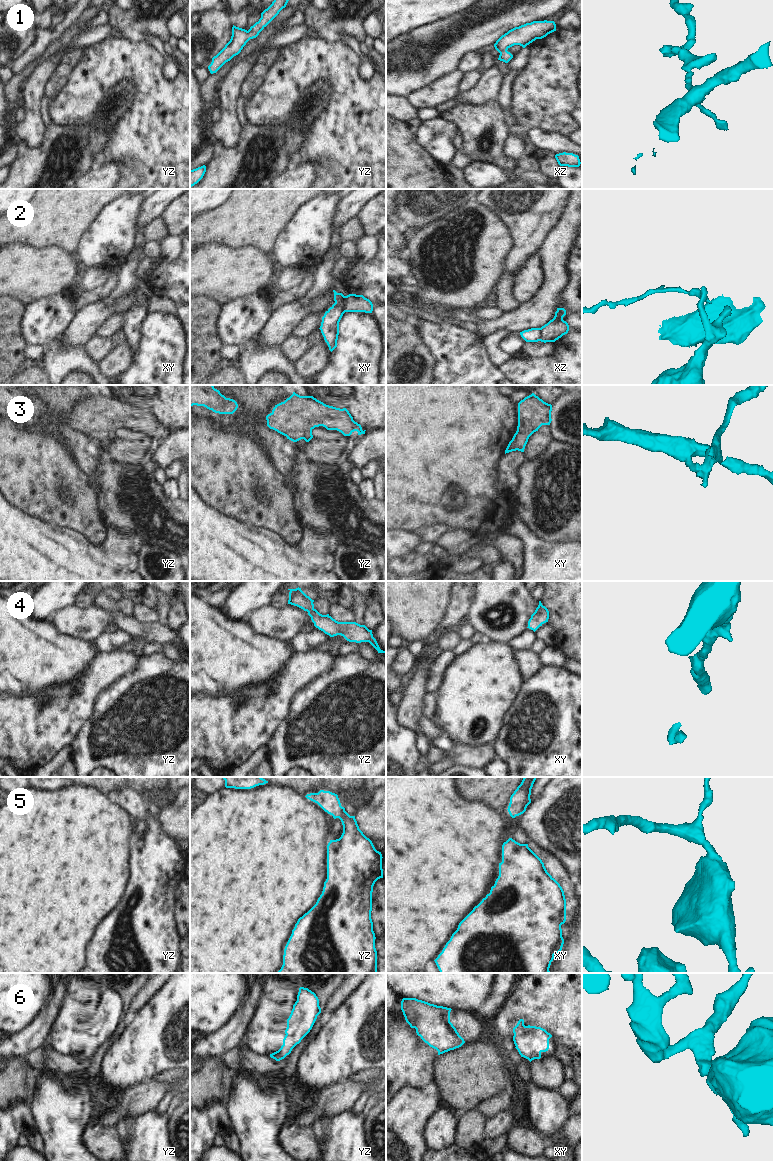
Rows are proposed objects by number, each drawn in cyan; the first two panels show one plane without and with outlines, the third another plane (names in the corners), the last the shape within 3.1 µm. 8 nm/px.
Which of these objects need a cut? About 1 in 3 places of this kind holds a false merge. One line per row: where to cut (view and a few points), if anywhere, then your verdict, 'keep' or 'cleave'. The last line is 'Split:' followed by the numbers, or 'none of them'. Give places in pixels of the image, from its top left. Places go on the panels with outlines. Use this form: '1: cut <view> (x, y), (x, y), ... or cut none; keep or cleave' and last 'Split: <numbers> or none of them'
1: cut none; keep
2: cut xy (345, 296), (344, 311); cleave
3: cut xy (517, 429), (533, 432); cleave
4: cut none; keep
5: cut none; keep
6: cut none; keep
Split: 2, 3

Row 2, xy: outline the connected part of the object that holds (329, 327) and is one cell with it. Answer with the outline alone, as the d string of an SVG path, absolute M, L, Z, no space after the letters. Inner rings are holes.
M335 290L333 292L335 303L325 312L319 328L331 352L337 347L339 322L345 313L345 296L342 293L337 293Z

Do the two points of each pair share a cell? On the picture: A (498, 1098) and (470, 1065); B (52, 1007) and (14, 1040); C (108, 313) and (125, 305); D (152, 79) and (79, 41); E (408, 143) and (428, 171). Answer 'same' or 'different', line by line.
A: different
B: same
C: same
D: different
E: same

